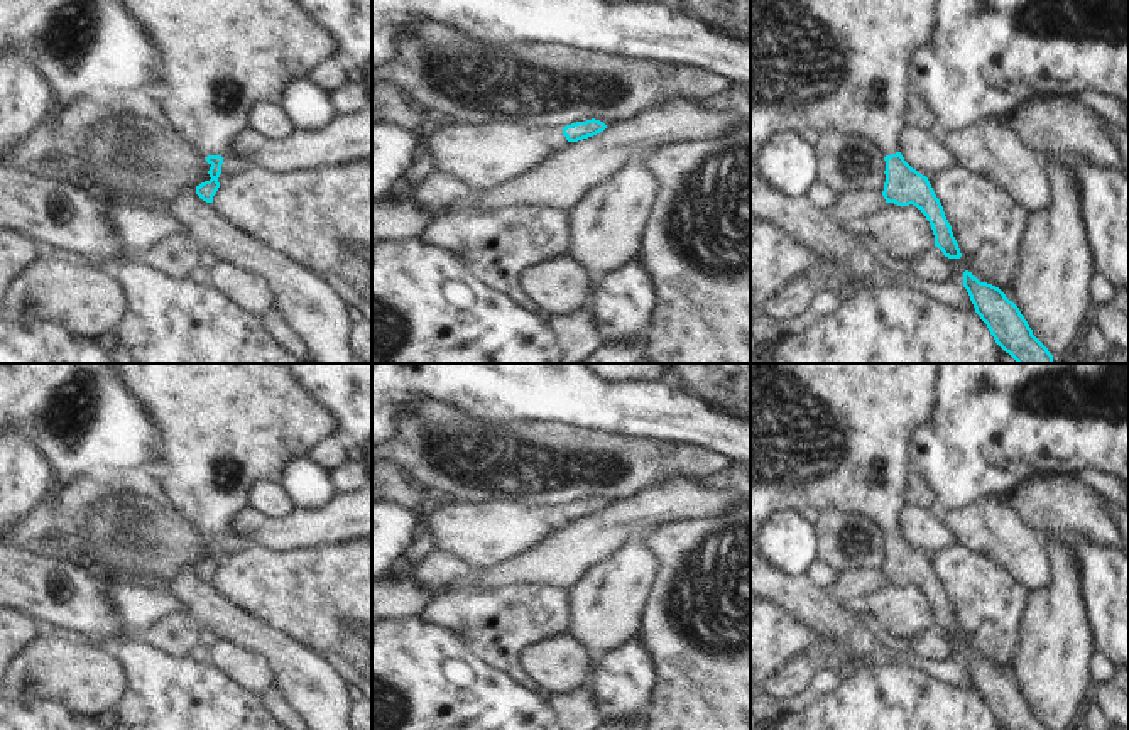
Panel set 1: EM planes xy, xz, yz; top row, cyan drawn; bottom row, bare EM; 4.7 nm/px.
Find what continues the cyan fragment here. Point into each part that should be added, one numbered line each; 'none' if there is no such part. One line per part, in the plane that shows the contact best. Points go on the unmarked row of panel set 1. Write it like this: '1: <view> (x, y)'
1: yz (822, 435)

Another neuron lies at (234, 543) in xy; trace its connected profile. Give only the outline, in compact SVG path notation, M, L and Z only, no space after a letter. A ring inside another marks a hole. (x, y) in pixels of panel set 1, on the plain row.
M237 531L221 536L223 536L223 542L221 542L221 553L218 556L220 563L243 549L255 546L252 536L238 534Z

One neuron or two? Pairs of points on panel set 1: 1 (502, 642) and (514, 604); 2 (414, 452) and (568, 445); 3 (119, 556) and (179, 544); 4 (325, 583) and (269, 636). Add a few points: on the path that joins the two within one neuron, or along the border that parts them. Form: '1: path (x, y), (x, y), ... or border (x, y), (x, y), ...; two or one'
1: path (502, 632), (502, 626), (514, 614); one
2: path (453, 452), (529, 452); one
3: path (134, 565), (152, 565), (164, 553); one
4: border (244, 609), (313, 648); two

